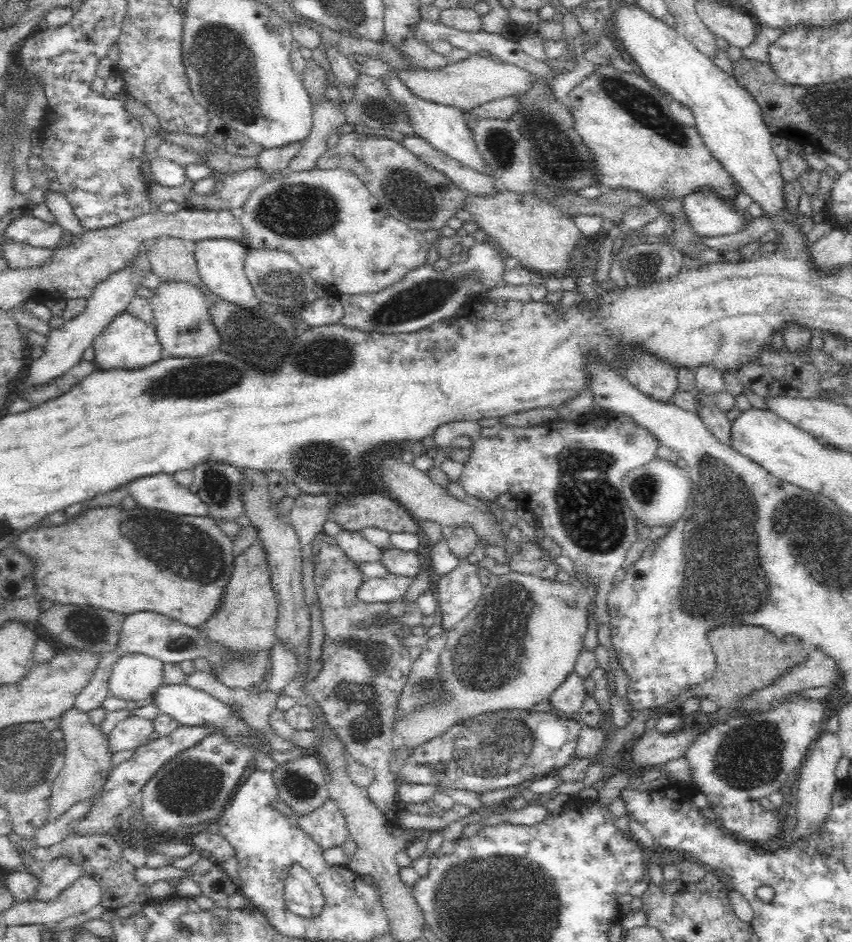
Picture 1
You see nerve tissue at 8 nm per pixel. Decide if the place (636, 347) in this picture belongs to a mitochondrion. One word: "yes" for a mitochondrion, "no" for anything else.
no

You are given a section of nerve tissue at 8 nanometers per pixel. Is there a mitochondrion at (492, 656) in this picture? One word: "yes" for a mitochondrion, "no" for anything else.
yes

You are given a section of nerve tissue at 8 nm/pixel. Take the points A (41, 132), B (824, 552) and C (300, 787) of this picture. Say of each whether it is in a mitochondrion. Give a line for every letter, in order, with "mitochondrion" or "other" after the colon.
A: other
B: mitochondrion
C: mitochondrion

